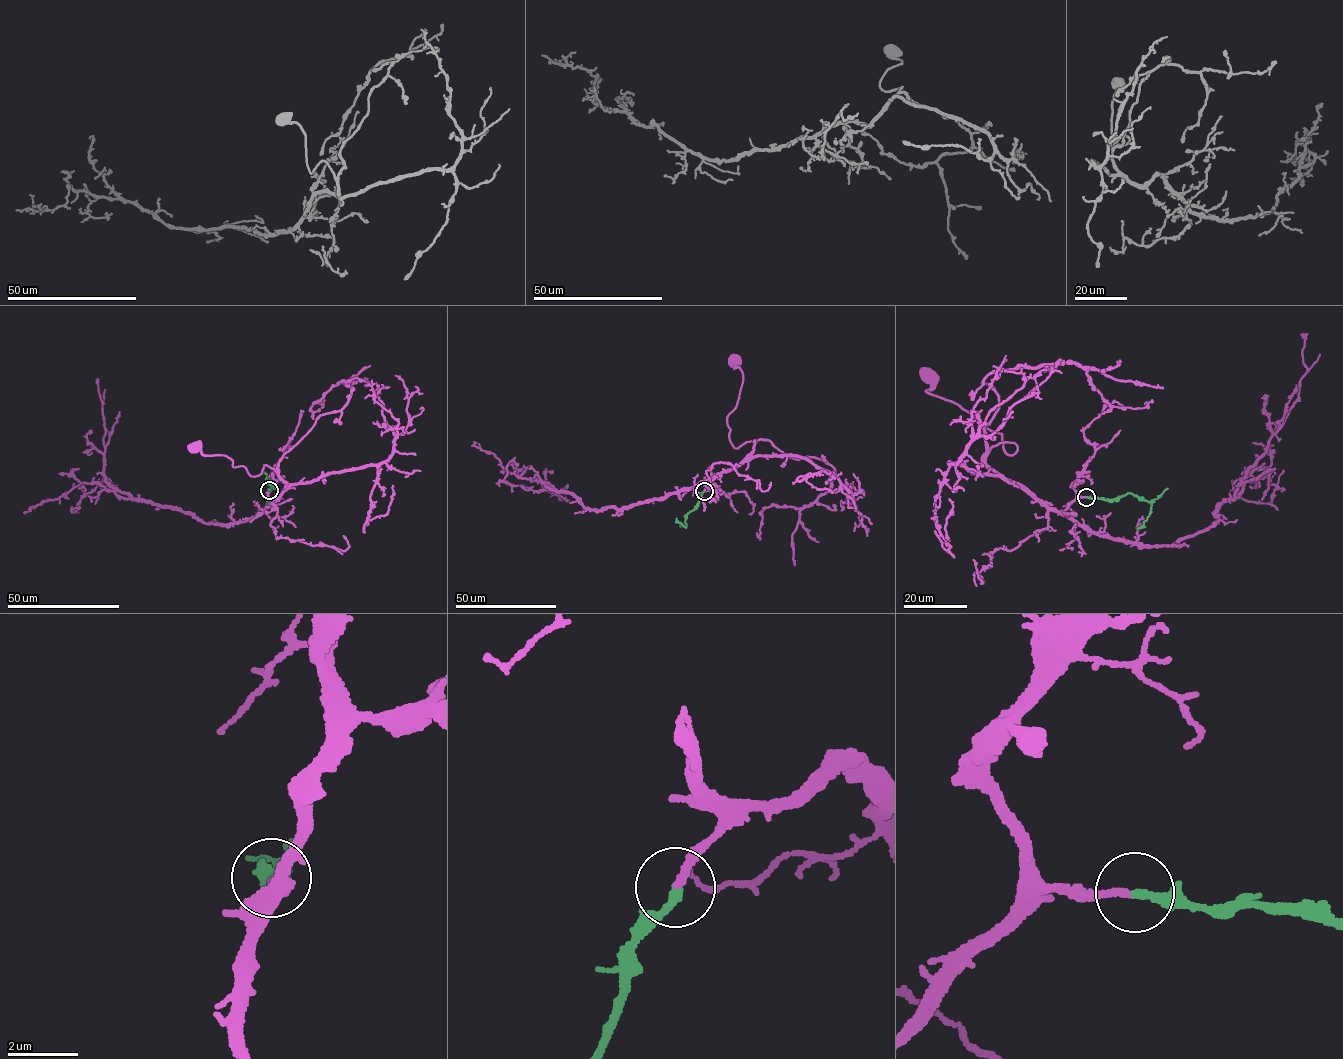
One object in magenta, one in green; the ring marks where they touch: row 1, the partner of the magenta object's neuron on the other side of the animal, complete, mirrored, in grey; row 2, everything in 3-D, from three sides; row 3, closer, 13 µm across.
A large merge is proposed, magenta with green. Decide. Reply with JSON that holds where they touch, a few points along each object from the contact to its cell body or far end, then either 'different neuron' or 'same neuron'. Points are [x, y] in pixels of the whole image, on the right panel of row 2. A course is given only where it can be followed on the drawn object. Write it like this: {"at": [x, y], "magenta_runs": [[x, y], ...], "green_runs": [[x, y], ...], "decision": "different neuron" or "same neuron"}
{"at": [1086, 497], "magenta_runs": [[1086, 497], [1058, 512], [992, 470], [990, 448], [1017, 445], [1006, 454], [999, 433], [930, 394], [929, 376]], "green_runs": [[1086, 496], [1113, 500], [1131, 493], [1151, 501], [1149, 516], [1137, 528]], "decision": "same neuron"}

